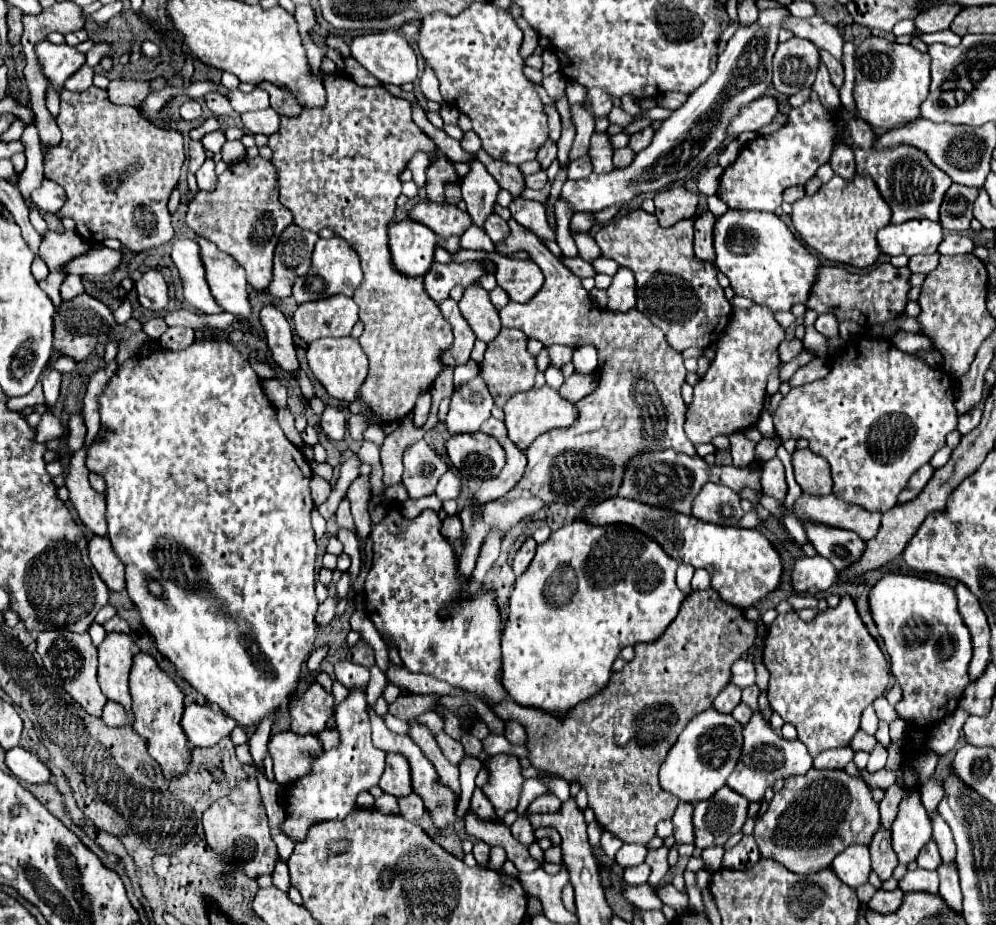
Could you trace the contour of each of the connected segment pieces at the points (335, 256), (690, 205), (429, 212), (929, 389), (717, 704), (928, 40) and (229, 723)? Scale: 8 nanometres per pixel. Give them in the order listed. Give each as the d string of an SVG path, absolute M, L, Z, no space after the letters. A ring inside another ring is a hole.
M330 237L330 239L318 239L314 247L314 257L312 257L312 269L308 271L306 277L300 277L294 285L294 299L296 303L306 303L314 299L326 299L332 295L346 295L352 297L356 287L362 283L362 269L360 269L360 259L356 249L344 241L342 237Z
M672 187L654 195L656 217L662 227L672 227L676 221L692 219L698 207L698 193L684 187Z
M428 201L416 203L408 217L412 221L420 221L422 225L428 225L440 239L448 239L452 235L462 235L470 225L470 215L466 211L460 211L456 205L436 205Z
M858 339L858 353L856 349L846 349L844 357L836 359L836 365L832 367L830 375L820 379L820 381L814 381L814 383L808 383L808 385L802 385L802 387L796 387L796 389L790 389L790 393L786 397L782 397L778 409L772 413L772 421L774 421L774 431L776 431L776 437L774 439L762 439L758 445L756 445L756 461L764 463L768 459L772 459L776 455L776 449L788 441L788 439L808 439L810 441L810 449L812 453L824 457L828 463L830 463L830 471L832 471L832 493L840 499L844 499L846 503L854 503L854 505L862 505L864 509L868 511L888 511L892 509L896 503L898 503L898 493L904 489L904 485L908 483L908 479L924 465L932 459L932 455L942 449L946 445L946 435L950 431L956 429L956 423L958 423L958 413L956 413L956 407L954 407L954 379L944 373L942 369L932 369L928 367L922 359L914 357L914 355L908 355L908 353L902 353L900 349L896 349L890 341L878 341L878 339Z
M730 683L716 699L714 699L714 703L712 703L712 707L718 711L718 713L732 713L732 709L740 703L740 689L734 685L734 683Z
M950 29L936 32L936 33L921 33L920 39L924 41L926 44L933 44L933 43L944 43L948 46L958 46L961 42L961 37L956 35Z
M190 703L184 709L182 727L190 747L212 747L222 737L230 735L230 731L236 727L236 721L232 721L232 717L222 711L214 711L208 705Z

